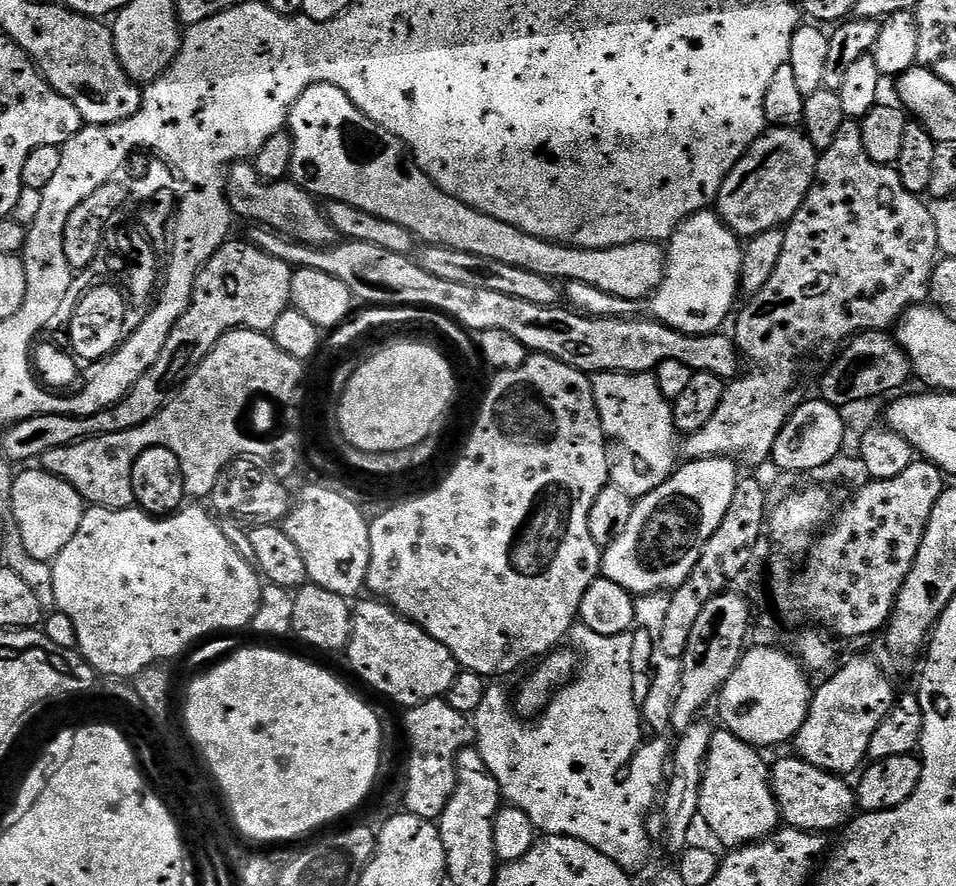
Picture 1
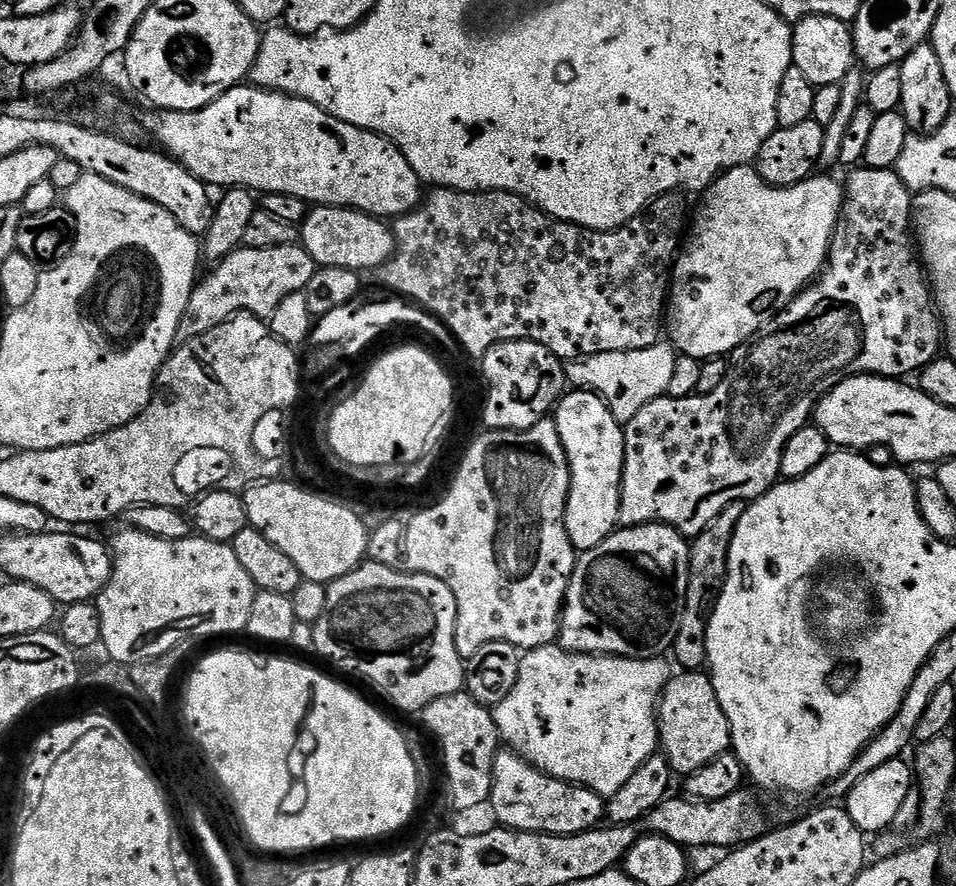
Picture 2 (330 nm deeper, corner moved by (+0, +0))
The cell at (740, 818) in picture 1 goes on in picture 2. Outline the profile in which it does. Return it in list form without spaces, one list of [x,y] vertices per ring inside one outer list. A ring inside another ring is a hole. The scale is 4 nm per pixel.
[[[684,670],[679,673],[681,676],[673,675],[660,695],[658,705],[658,723],[660,726],[659,747],[662,754],[668,759],[668,764],[677,777],[687,778],[694,774],[694,770],[702,770],[714,758],[718,758],[723,752],[729,751],[732,746],[732,731],[730,722],[718,702],[718,694],[714,694],[711,675],[700,670]]]

